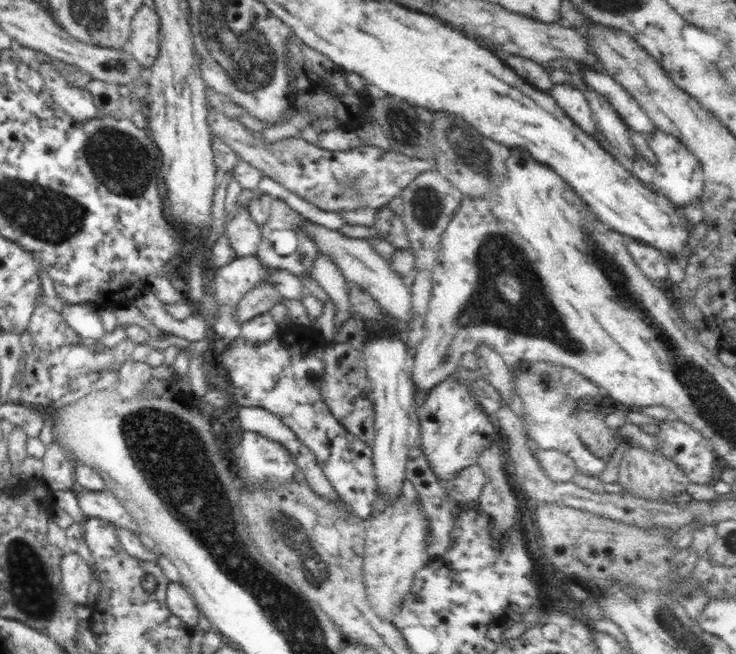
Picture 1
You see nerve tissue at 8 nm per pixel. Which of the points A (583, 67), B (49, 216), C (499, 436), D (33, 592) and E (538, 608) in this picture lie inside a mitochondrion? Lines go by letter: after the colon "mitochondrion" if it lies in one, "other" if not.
A: other
B: mitochondrion
C: other
D: mitochondrion
E: other

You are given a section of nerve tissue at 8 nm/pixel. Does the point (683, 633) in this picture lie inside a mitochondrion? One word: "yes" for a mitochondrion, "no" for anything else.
yes

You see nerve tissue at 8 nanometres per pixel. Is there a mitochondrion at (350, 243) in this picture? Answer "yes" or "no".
no

